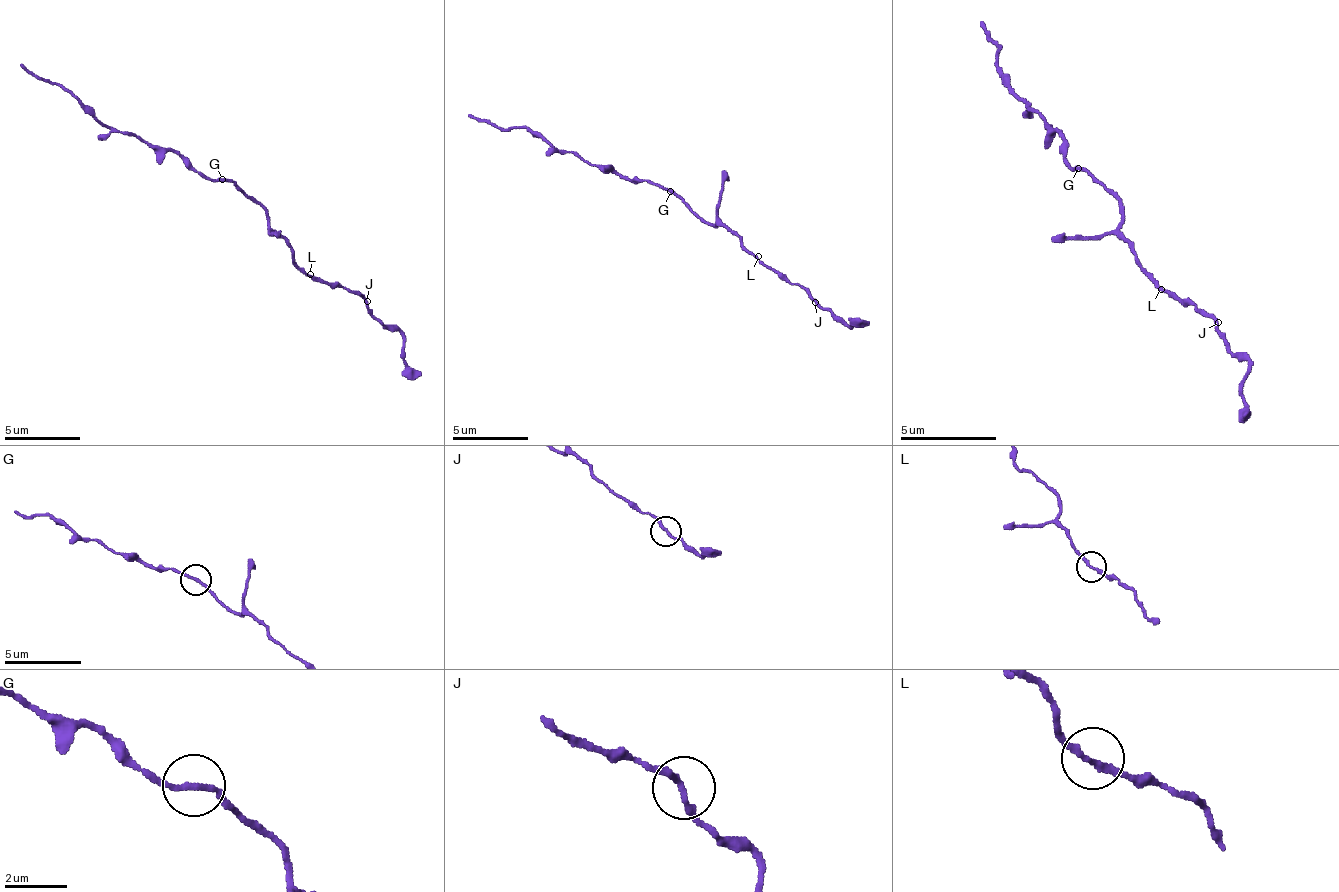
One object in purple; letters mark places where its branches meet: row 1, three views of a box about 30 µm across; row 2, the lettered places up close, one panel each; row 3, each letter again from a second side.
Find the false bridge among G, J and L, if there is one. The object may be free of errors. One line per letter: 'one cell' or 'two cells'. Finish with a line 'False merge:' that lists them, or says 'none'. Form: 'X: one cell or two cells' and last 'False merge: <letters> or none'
G: one cell
J: one cell
L: one cell
False merge: none

